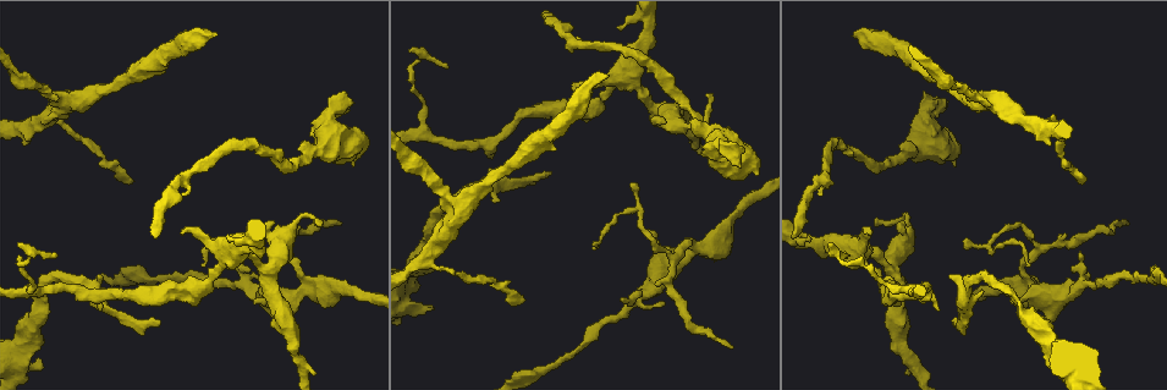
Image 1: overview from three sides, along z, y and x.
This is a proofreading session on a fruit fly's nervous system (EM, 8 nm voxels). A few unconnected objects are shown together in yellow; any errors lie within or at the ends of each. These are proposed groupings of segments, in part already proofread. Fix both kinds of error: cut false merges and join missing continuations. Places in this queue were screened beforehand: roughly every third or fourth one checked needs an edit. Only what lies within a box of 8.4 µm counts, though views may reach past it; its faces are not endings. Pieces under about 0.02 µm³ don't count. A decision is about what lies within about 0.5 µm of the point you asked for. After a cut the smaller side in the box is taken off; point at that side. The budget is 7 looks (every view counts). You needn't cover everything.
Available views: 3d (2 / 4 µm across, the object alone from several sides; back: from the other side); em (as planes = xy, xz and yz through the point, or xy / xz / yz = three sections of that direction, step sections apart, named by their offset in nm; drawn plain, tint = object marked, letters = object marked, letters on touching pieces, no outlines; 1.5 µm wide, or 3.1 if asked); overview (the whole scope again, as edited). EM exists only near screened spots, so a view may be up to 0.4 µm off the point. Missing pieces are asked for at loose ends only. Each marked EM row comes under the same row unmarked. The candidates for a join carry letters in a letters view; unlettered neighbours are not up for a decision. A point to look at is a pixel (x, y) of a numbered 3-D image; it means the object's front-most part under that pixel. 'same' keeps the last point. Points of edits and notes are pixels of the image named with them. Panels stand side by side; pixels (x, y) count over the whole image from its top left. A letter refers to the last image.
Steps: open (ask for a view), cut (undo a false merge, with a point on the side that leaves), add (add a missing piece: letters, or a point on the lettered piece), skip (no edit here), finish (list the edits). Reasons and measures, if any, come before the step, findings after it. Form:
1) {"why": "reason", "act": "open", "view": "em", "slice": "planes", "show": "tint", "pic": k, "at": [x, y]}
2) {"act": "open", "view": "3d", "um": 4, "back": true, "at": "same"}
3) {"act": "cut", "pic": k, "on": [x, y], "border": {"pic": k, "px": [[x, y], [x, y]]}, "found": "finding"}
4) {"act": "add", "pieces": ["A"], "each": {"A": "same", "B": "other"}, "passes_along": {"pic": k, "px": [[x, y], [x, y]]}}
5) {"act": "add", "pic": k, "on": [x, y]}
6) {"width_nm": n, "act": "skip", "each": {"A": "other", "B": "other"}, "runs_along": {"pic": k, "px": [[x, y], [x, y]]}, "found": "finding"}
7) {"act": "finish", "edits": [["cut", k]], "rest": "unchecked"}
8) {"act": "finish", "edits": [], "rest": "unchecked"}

{"why": "three arms meet", "act": "open", "view": "3d", "um": 4, "pic": 1, "at": [633, 84]}

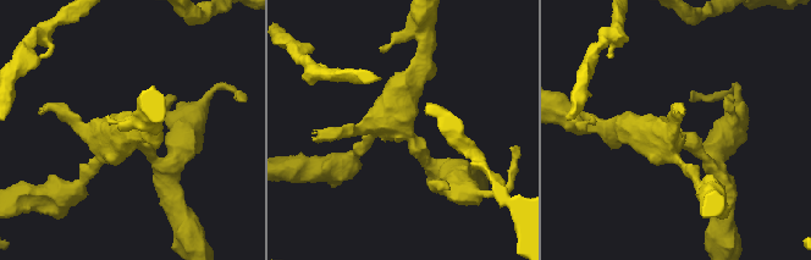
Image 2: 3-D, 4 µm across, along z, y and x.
{"act": "open", "view": "em", "slice": "planes", "show": "tint", "pic": 2, "at": [405, 129]}

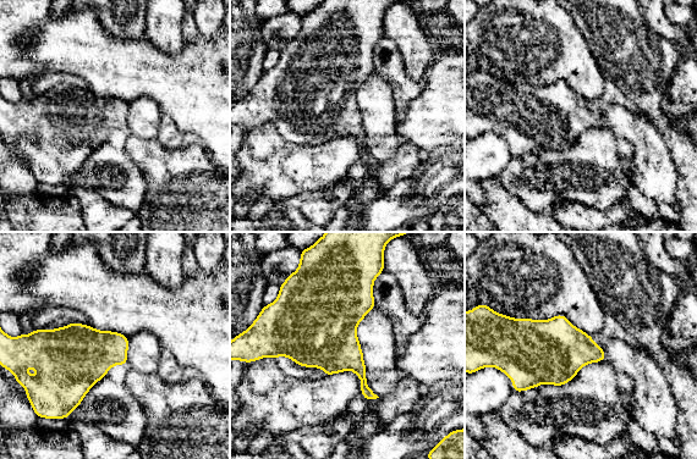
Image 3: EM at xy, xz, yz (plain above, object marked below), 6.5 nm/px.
{"why": "what lies round it", "act": "open", "view": "em", "slice": "planes", "show": "letters", "at": "same"}

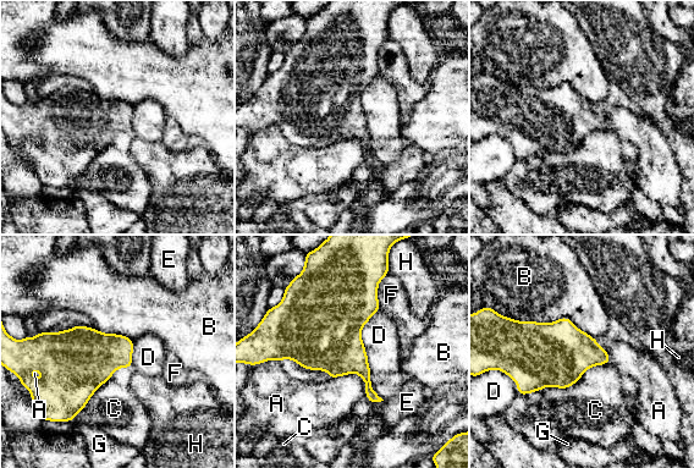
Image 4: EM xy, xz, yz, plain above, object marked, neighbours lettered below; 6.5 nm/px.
{"longest_contact_nm": ["C", 650], "act": "skip", "each": {"A": "other", "B": "other", "C": "other", "D": "other", "E": "other", "F": "other", "G": "other", "H": "other"}, "found": "one neuron here"}

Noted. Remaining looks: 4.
{"why": "branch stops here", "act": "open", "view": "3d", "um": 2, "pic": 1, "at": [595, 247]}

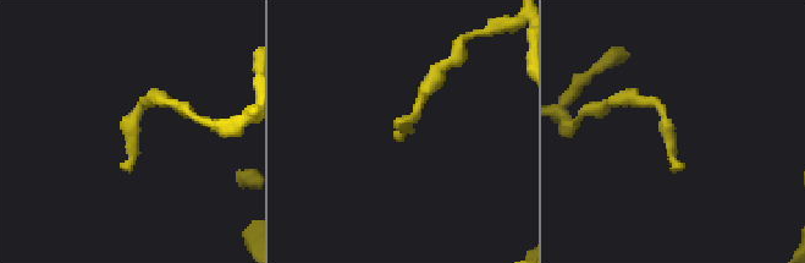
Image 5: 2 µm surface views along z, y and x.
{"act": "open", "view": "em", "slice": "planes", "show": "letters", "pic": 5, "at": [684, 168]}

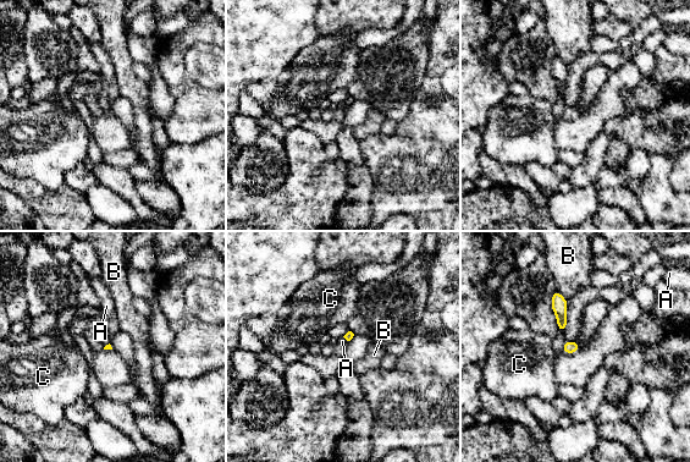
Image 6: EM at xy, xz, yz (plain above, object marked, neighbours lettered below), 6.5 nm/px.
{"longest_contact_nm": ["A", 200], "act": "skip", "each": {"A": "other", "B": "other", "C": "other"}, "border": {"pic": 6, "px": [[568, 302], [567, 326], [563, 331]]}, "found": "no lettered piece goes on from it"}

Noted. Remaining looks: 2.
{"why": "branch stops here", "act": "open", "view": "em", "slice": "xz", "step": 4, "show": "letters", "pic": 1, "at": [340, 223]}

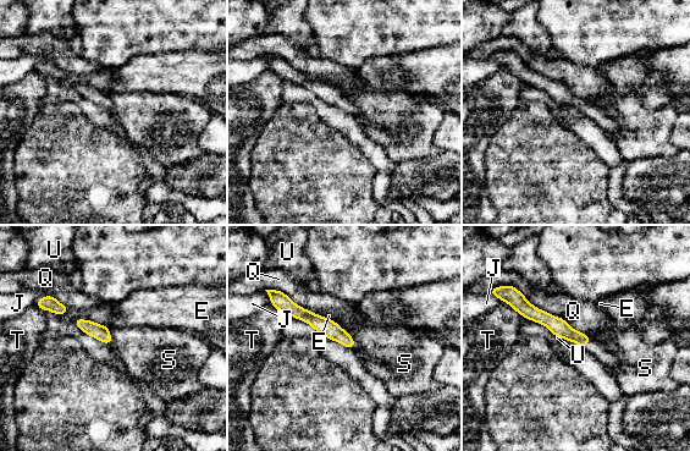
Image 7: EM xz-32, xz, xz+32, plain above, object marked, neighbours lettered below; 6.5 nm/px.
{"longest_contact_nm": ["Q", 550], "act": "skip", "each": {"E": "other", "J": "other", "Q": "other", "S": "other", "T": "other", "U": "other"}, "found": "no lettered piece goes on from it"}

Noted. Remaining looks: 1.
{"act": "finish", "edits": [], "rest": "unchecked"}

